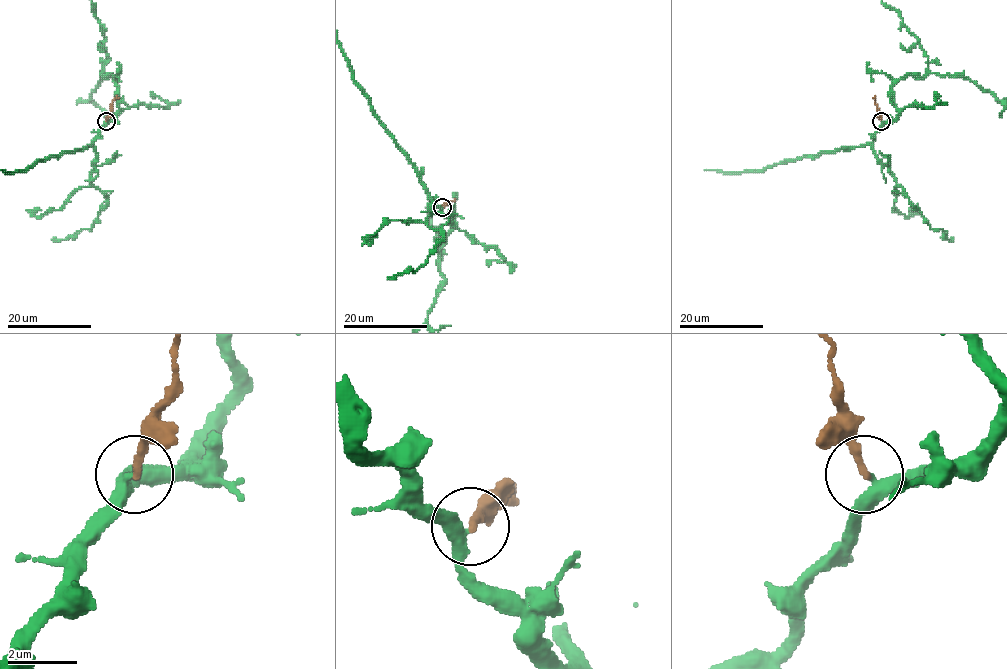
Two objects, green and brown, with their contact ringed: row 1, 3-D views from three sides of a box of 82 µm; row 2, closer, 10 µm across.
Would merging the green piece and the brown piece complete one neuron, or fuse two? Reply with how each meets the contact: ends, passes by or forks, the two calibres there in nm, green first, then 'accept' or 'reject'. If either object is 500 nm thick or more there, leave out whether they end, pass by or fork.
green passes by; brown ends there; 280 nm thick on the green side, 220 nm on the other; accept

